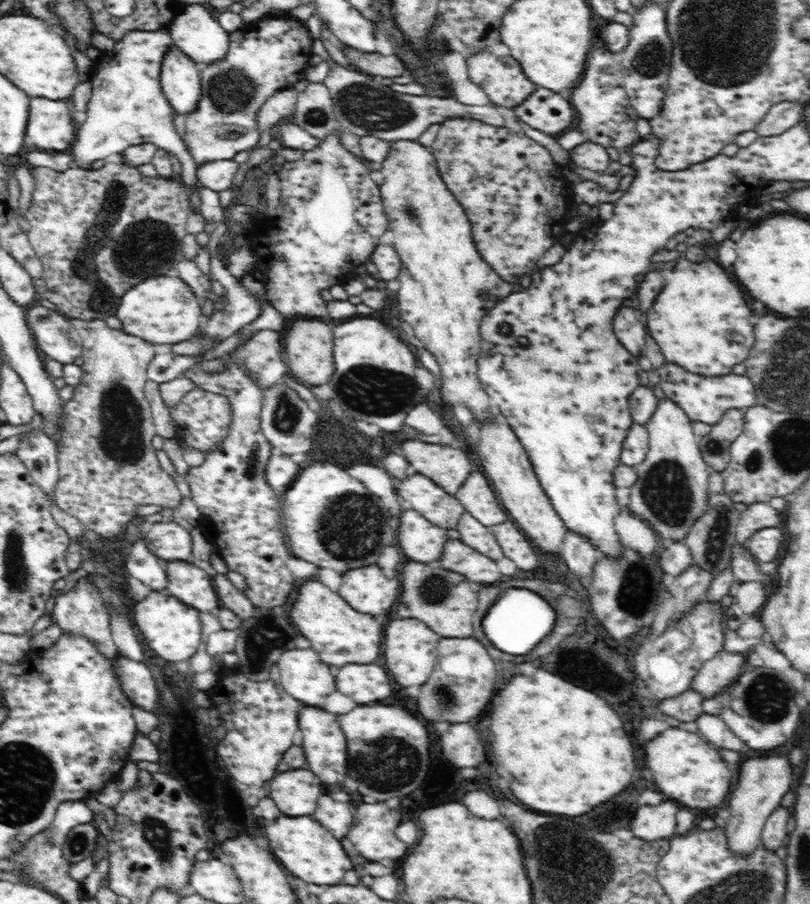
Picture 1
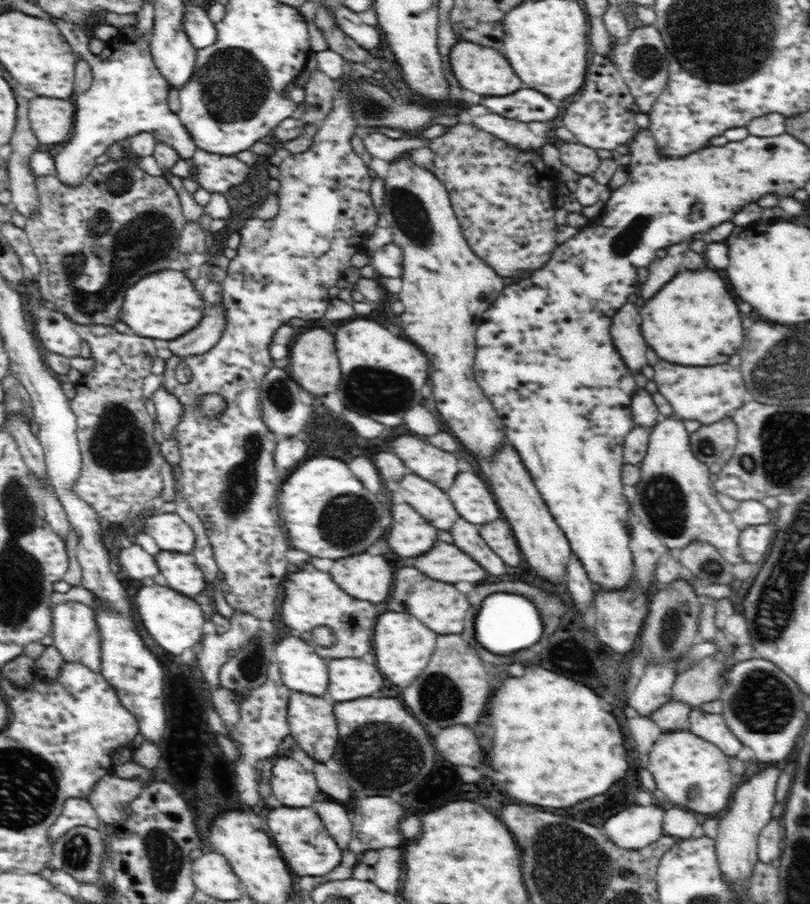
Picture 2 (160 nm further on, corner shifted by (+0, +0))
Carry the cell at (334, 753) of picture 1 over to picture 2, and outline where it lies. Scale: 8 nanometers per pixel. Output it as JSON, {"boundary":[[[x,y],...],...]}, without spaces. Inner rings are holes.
{"boundary":[[[292,691],[288,698],[288,724],[290,725],[290,740],[297,743],[309,757],[316,761],[326,762],[332,758],[336,744],[339,742],[338,725],[333,712],[333,705],[326,696]]]}

